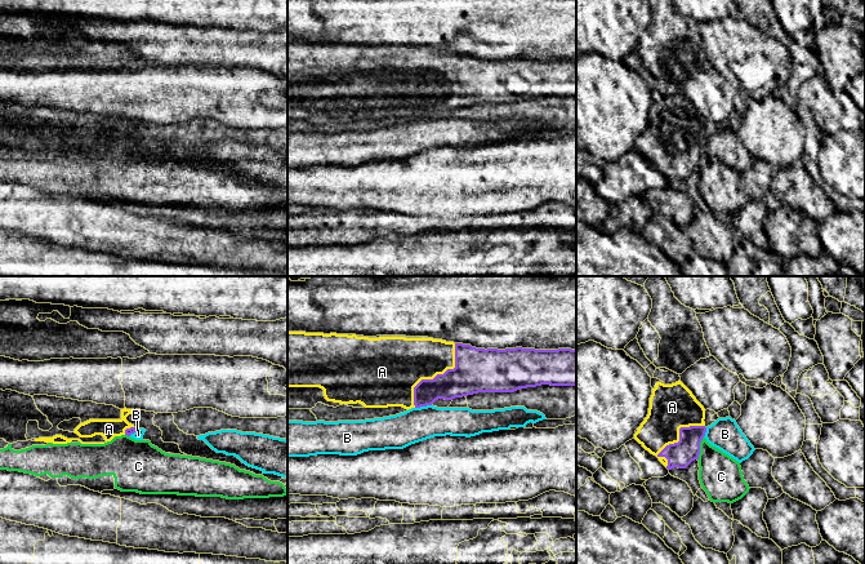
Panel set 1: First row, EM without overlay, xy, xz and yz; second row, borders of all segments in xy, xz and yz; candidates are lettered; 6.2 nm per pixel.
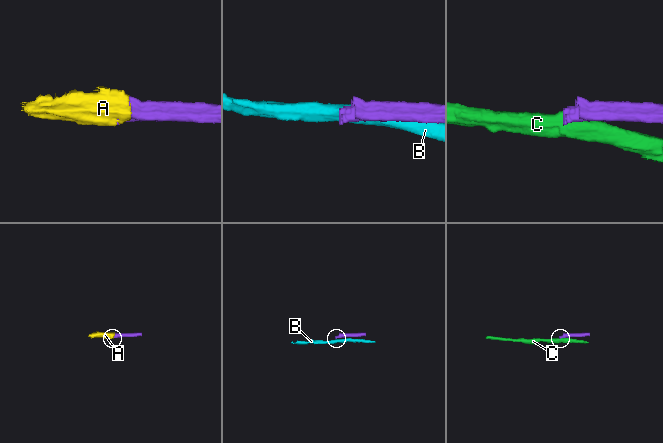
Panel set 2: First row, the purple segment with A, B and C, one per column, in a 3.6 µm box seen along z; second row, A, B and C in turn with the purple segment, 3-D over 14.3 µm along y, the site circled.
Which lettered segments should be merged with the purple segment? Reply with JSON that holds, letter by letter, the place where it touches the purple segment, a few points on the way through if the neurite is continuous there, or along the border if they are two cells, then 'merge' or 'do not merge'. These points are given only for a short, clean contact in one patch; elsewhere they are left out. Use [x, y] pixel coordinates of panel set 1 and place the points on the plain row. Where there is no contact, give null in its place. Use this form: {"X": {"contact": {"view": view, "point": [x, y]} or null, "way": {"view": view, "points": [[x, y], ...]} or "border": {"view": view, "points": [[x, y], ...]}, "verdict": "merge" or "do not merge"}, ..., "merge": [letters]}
{"A": {"contact": {"view": "xz", "point": [437, 85]}, "verdict": "merge"}, "B": {"contact": {"view": "xz", "point": [423, 116]}, "border": {"view": "xz", "points": [[431, 115], [415, 119]]}, "verdict": "do not merge"}, "C": {"contact": {"view": "yz", "point": [699, 159]}, "border": {"view": "yz", "points": [[703, 147], [699, 155], [698, 171]]}, "verdict": "do not merge"}, "merge": ["A"]}

